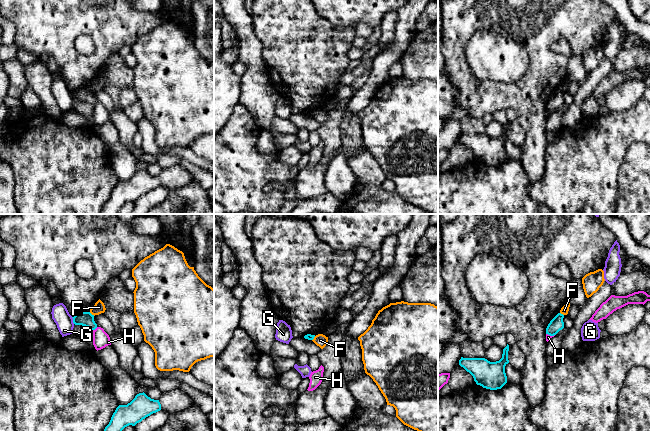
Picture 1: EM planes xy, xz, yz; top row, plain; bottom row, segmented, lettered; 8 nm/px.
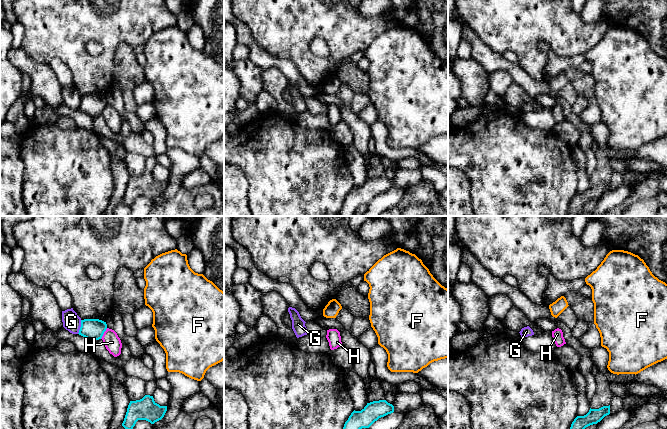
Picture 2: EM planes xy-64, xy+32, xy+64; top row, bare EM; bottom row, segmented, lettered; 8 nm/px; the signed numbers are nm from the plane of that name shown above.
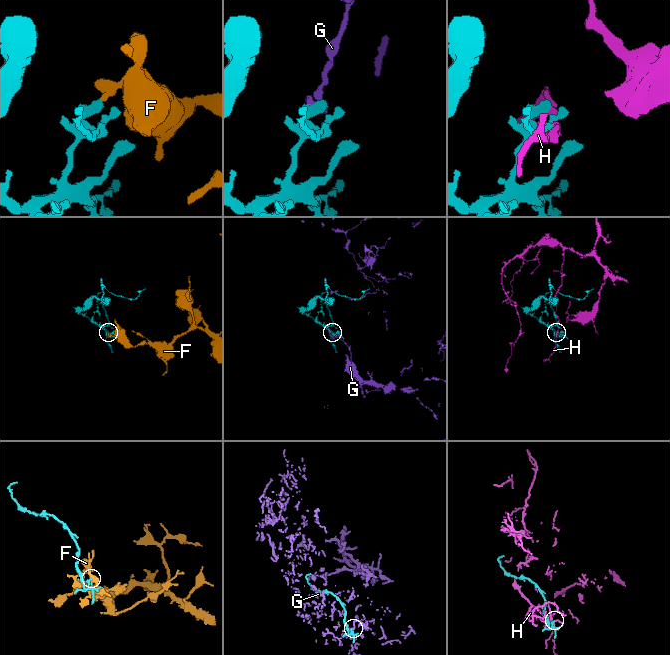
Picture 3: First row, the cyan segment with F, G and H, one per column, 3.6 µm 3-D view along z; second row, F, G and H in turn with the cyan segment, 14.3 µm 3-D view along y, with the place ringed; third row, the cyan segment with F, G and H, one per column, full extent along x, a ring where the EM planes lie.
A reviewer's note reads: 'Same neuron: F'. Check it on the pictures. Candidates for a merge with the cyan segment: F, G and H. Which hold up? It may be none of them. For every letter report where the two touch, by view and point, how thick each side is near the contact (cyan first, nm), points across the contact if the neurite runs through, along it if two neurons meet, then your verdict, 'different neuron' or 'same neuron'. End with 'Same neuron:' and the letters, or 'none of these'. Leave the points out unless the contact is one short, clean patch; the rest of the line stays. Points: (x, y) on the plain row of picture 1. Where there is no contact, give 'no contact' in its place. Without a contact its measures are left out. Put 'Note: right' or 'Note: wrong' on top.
Note: wrong
F: meets cyan in xy at (91, 90); 120 nm thick on the cyan side, 90 nm on the other; border along xy (89, 88), (94, 91); different neuron
G: meets cyan in xy at (73, 96); 120 nm thick on the cyan side, 140 nm on the other; border along xy (71, 93), (74, 99); different neuron
H: meets cyan in xy at (95, 104); 120 nm thick on the cyan side, 140 nm on the other; different neuron
Same neuron: none of these

